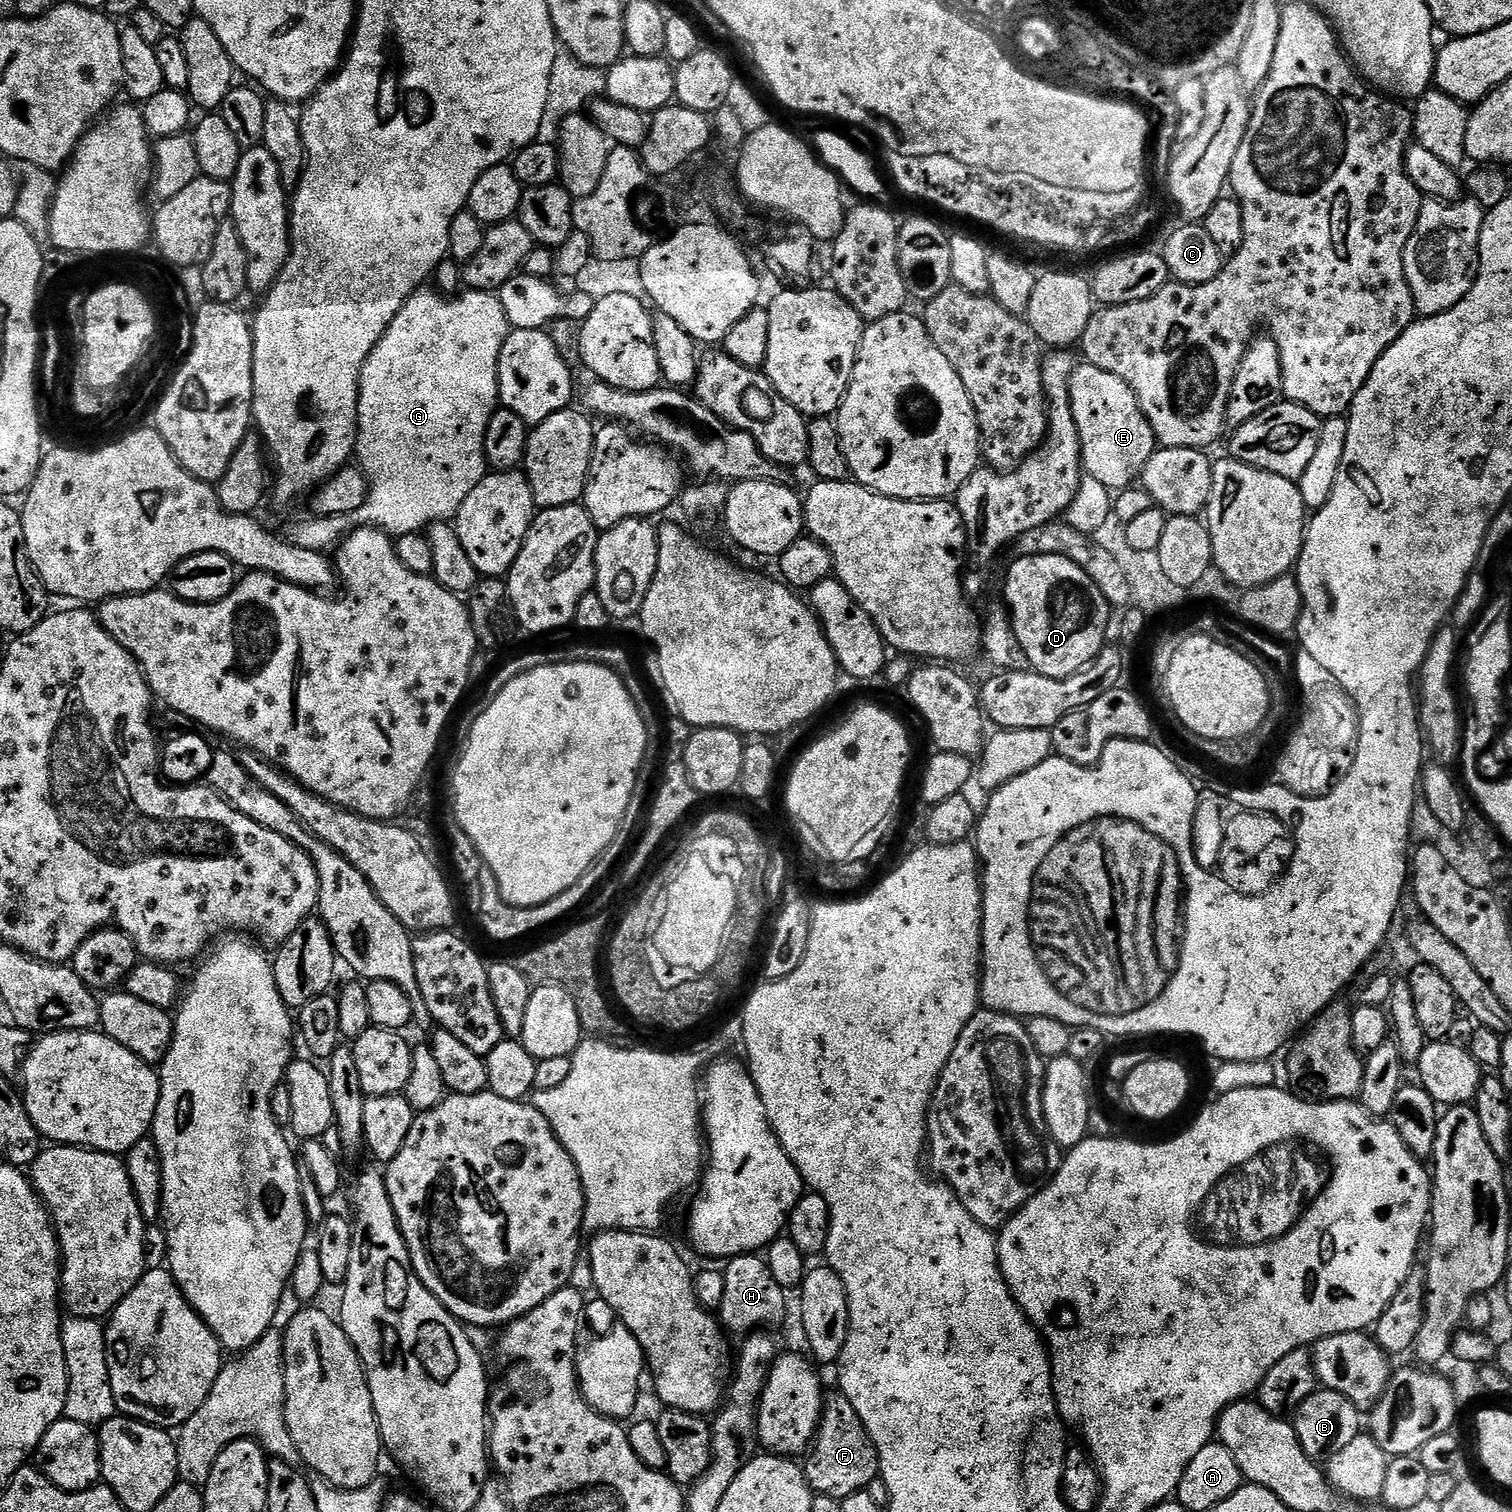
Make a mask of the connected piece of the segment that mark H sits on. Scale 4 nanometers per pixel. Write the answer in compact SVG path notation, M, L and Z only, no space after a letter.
M749 1254L731 1257L723 1273L725 1293L718 1311L718 1319L729 1333L747 1334L763 1329L765 1326L772 1326L768 1324L783 1322L784 1311L788 1308L787 1302L784 1301L786 1289L778 1286L778 1282L774 1282L774 1274L770 1274L767 1259L763 1255Z

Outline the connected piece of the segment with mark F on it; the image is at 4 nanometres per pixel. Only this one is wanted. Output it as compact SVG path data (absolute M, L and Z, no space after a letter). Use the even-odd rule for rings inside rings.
M836 1390L825 1395L824 1413L820 1416L820 1427L816 1429L816 1438L812 1441L803 1461L804 1476L808 1479L813 1493L829 1496L841 1501L867 1490L880 1474L880 1455L862 1422L858 1410L850 1406L850 1398Z

